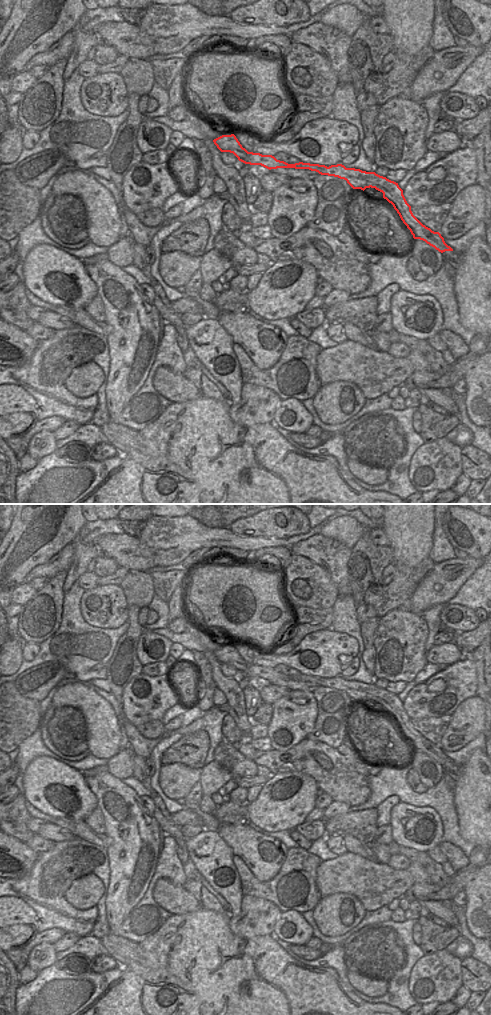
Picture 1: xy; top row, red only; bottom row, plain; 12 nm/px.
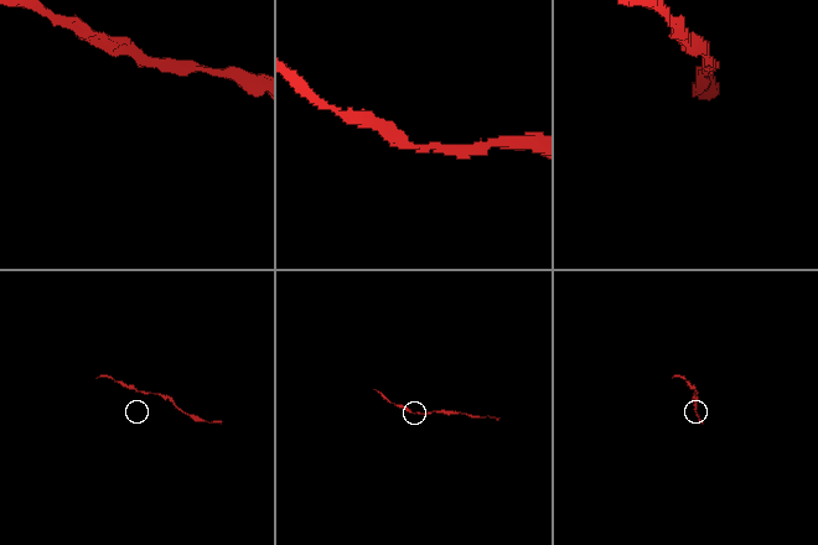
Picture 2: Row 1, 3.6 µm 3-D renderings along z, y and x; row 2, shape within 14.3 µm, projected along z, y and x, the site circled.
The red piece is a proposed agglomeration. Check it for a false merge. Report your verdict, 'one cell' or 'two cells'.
one cell

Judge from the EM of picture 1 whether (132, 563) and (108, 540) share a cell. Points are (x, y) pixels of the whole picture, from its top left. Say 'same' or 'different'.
same

